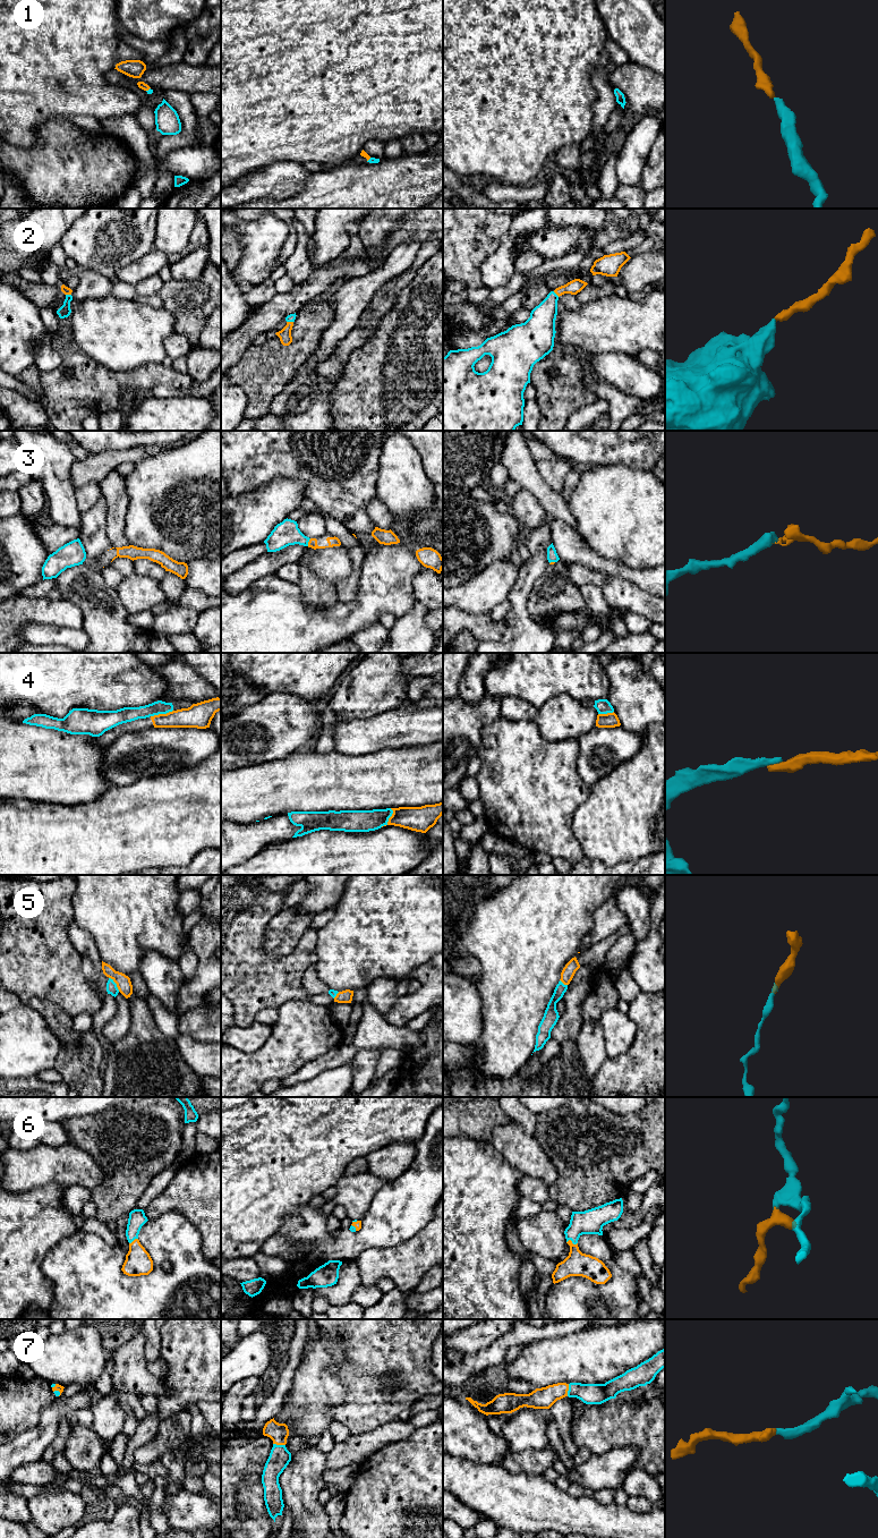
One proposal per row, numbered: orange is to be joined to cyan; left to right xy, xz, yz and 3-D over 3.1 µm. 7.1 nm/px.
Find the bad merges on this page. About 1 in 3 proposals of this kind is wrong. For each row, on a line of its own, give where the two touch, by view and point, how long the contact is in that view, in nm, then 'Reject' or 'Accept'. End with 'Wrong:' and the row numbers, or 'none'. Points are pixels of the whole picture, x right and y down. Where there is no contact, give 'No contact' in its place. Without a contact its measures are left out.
1: Touches cyan at xy (148, 90). Shared border 40 nm. Accept
2: Touches cyan at xy (68, 295). Shared border 40 nm. Accept
3: Touches cyan at xz (308, 541). Shared border 60 nm. Accept
4: Touches cyan at xy (161, 713). Shared border 170 nm. Reject
5: Touches cyan at xy (116, 984). Shared border 130 nm. Reject
6: Touches cyan at yz (572, 1242). Shared border 80 nm. Accept
7: Touches cyan at xz (279, 1445). Shared border 90 nm. Accept
Wrong: 4, 5

